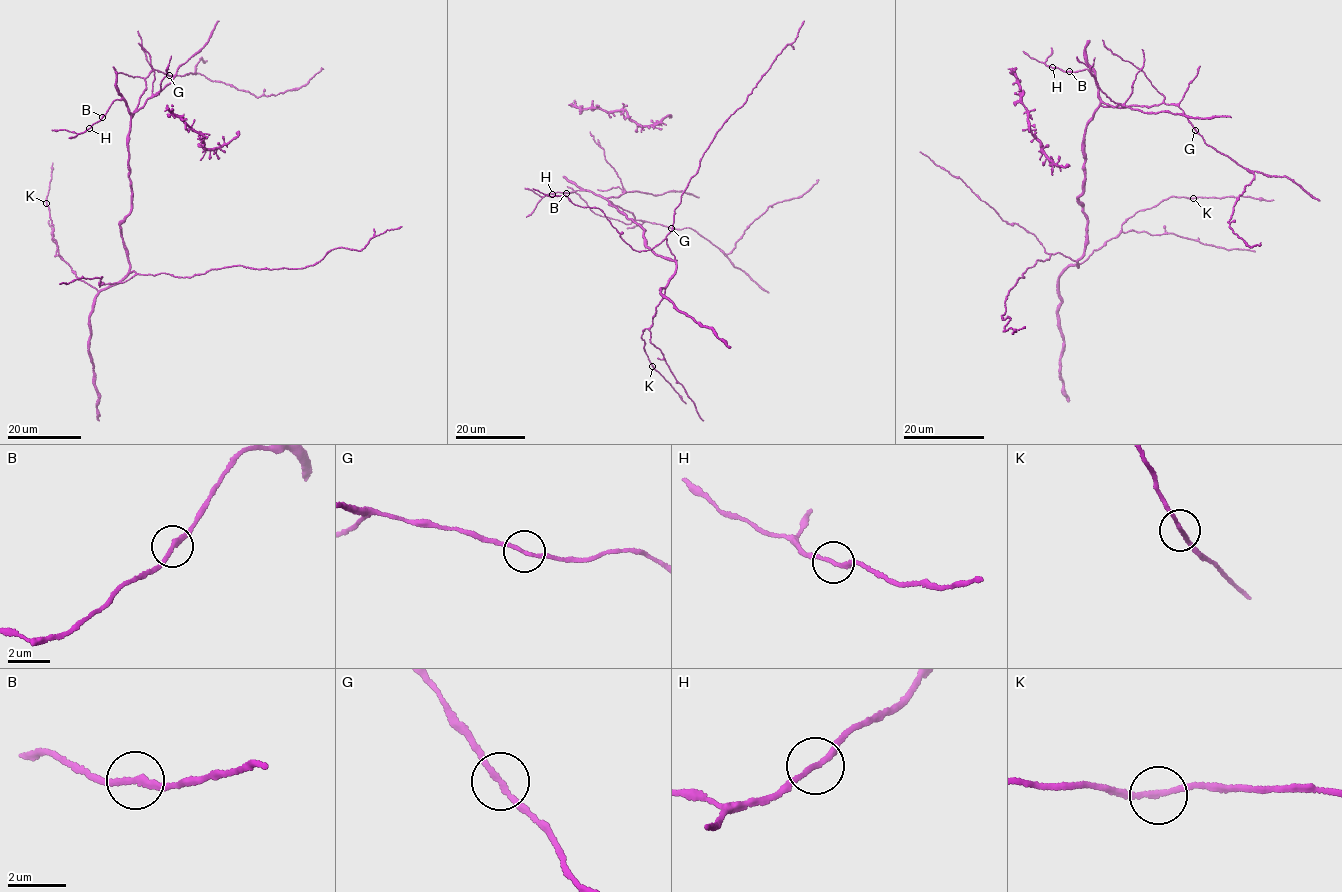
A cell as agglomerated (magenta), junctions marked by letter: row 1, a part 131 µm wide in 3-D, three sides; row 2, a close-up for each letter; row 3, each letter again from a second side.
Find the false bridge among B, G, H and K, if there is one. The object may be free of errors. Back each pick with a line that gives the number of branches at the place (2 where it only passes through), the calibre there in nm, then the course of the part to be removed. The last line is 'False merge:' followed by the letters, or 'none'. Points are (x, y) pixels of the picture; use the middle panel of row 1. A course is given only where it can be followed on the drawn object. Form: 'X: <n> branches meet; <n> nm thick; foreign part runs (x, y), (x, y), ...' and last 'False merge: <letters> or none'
False merge: none

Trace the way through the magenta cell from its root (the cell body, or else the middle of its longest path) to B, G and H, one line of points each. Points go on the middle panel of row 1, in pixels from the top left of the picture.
B: (644, 230), (597, 194), (585, 190), (566, 192)
G: (644, 230), (607, 199), (632, 213), (636, 220), (670, 228)
H: (644, 230), (606, 199), (594, 193), (580, 190), (552, 194)

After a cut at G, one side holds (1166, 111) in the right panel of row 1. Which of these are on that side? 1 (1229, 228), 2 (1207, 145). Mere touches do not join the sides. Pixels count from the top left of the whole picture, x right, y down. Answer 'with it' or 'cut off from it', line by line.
1: cut off from it
2: cut off from it

